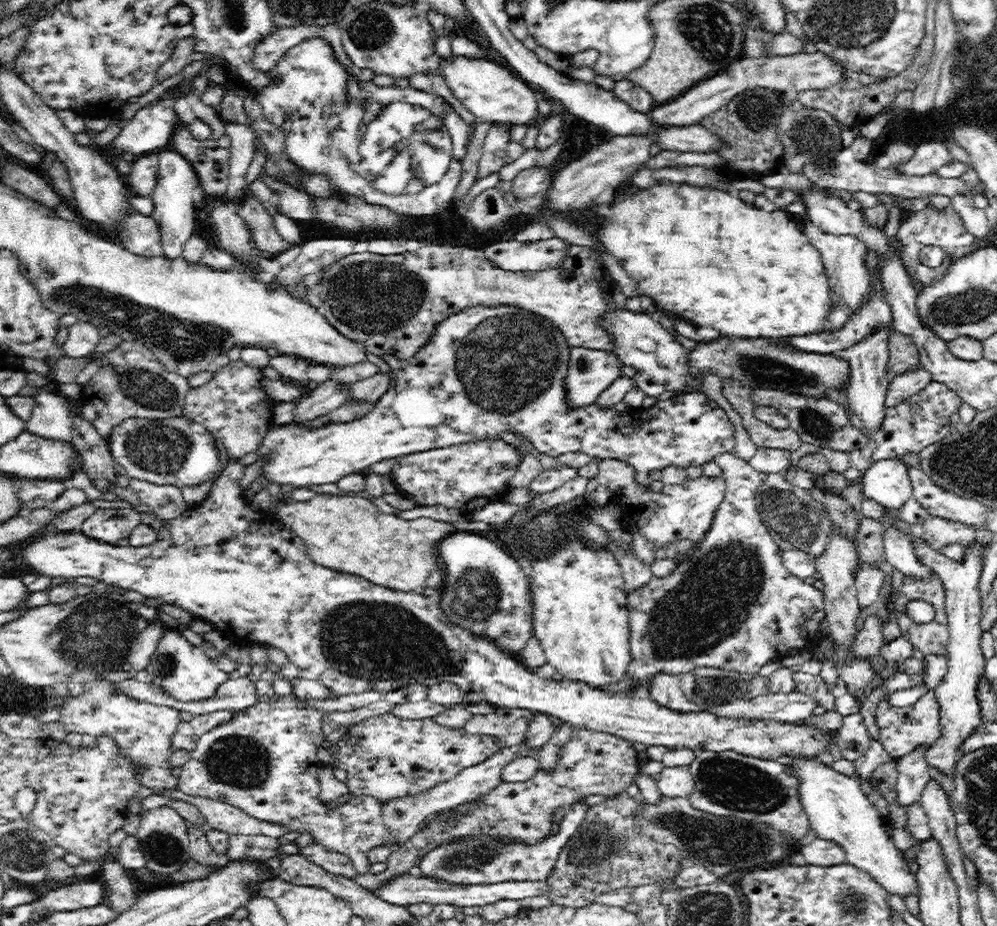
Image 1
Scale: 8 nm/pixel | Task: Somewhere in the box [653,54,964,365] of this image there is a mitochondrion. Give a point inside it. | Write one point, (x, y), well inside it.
(807, 135)

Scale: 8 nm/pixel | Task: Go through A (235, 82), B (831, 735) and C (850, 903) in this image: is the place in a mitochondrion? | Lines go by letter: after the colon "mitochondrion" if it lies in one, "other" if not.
A: other
B: other
C: mitochondrion

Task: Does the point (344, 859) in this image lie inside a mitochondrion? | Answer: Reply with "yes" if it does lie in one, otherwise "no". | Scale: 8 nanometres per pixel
no

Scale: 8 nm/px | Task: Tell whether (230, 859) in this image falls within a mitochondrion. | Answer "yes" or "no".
no

